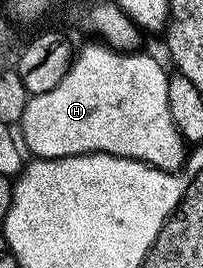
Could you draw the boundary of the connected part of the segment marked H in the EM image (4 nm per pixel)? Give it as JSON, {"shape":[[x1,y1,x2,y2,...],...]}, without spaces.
{"shape":[[96,42,89,48,81,47,78,55,72,62,72,69,66,74,66,78,62,82,62,86,54,86,54,90,50,90,50,94,42,94,41,96,31,97,29,105,26,106,26,112,22,123,24,130,24,140,22,136,22,144,25,149,28,148,33,152,33,157,42,160,61,160,62,158,70,158,71,156,121,156,124,160,137,160,143,164,149,164,152,168,157,168,163,172,179,173,180,167,185,167,186,156,184,160,184,148,186,142,182,138,182,134,178,130,178,126,174,124,174,118,170,112,170,98,168,97,168,81,169,73,164,73,164,68,152,56,140,56,141,54,129,54,126,52,118,52,115,48,108,47,103,42]]}

